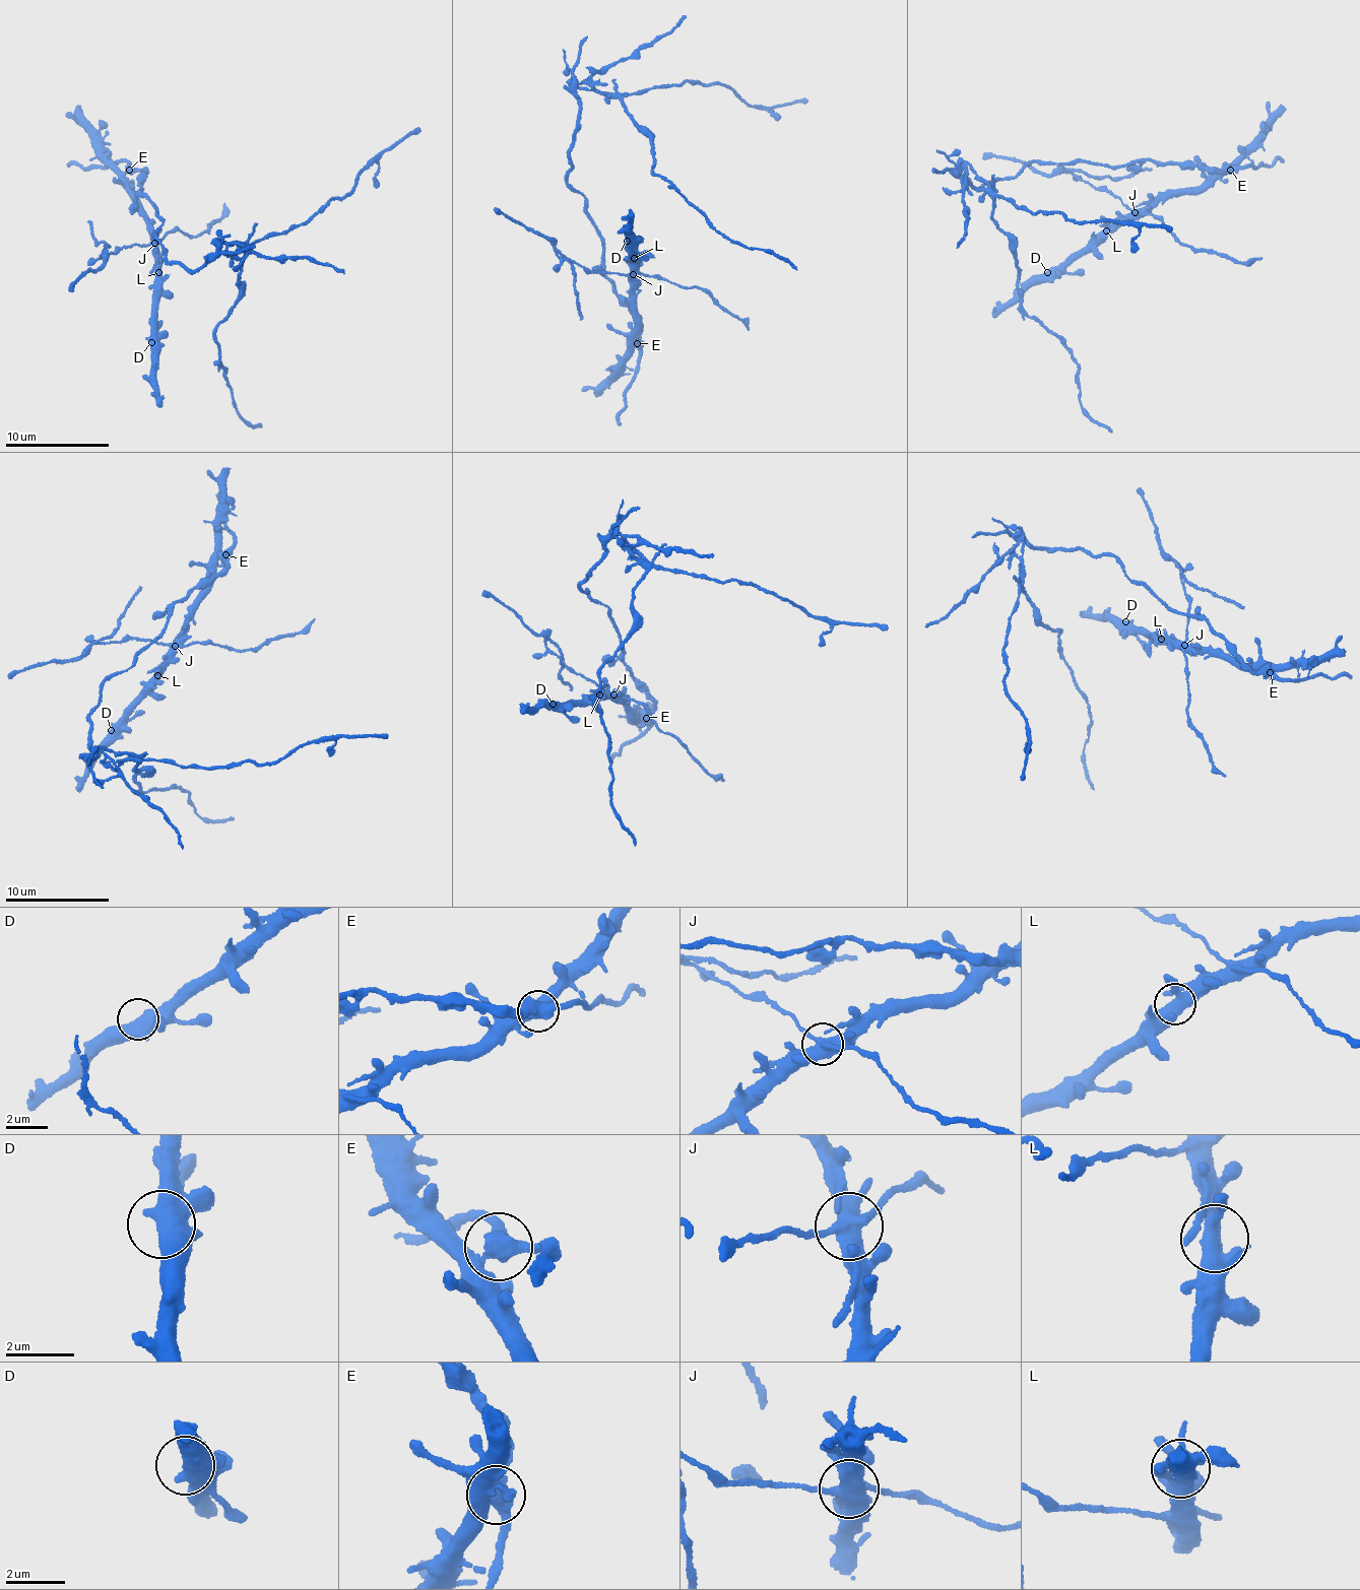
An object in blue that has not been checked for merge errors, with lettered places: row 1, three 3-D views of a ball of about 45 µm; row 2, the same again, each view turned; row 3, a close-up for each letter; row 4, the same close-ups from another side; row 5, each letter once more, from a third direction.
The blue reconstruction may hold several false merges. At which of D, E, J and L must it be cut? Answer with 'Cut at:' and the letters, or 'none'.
Cut at: E, J

